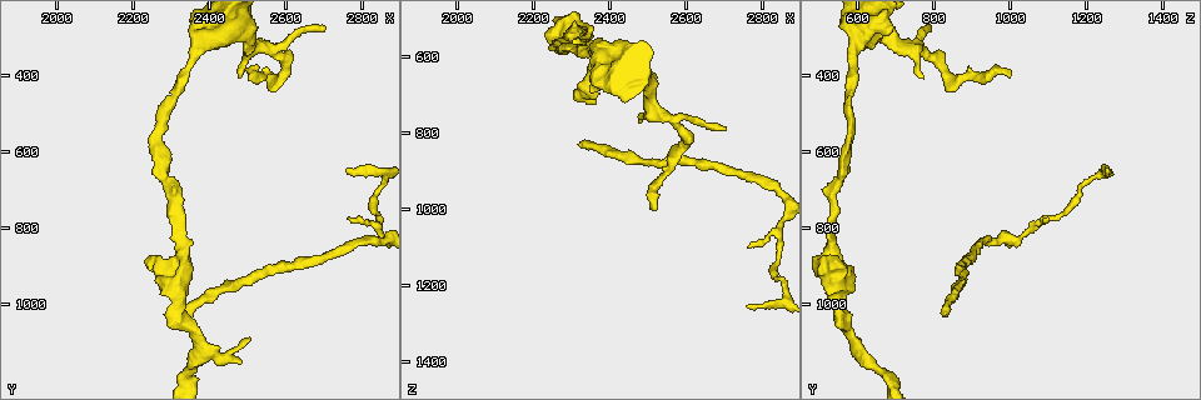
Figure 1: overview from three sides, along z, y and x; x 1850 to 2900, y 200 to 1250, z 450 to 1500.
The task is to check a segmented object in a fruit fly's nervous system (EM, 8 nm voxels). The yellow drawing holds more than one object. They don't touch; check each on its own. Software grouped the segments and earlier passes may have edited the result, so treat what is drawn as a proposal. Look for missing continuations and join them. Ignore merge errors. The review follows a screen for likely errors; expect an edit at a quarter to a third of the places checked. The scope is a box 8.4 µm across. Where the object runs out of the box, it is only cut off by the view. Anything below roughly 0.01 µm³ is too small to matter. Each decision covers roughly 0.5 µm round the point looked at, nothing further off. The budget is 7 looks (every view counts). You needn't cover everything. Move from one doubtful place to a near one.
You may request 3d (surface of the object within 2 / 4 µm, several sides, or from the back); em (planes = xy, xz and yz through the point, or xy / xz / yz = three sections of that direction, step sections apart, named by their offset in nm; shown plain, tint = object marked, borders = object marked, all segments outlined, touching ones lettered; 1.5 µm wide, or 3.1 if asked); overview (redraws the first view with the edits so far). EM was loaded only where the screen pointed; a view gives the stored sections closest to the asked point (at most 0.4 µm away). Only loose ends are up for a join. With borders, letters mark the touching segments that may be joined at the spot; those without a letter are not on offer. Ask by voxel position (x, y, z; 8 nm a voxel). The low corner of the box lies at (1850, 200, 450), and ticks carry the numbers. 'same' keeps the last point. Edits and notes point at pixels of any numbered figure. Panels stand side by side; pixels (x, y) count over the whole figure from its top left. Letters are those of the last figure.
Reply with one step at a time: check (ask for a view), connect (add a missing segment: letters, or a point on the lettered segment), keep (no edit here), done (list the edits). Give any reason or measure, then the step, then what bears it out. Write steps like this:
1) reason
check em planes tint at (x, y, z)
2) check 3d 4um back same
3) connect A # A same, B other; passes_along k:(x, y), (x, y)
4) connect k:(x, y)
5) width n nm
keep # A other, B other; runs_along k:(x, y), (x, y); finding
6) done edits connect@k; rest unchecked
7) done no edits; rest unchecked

long arm stops here
check em planes tint at (2760, 650, 1255)

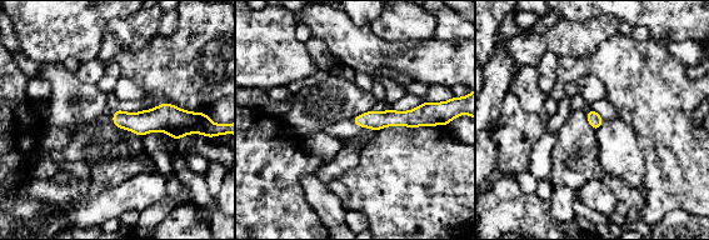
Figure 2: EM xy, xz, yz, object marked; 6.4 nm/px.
check em planes borders same

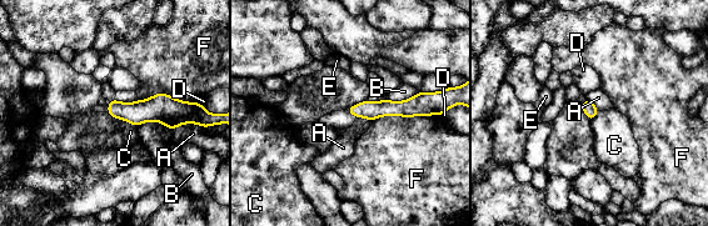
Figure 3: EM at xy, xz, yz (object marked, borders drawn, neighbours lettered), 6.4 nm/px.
width 90 nm
keep # A other, B other, C other, D other, E other, F other; border 3:(118, 117), (135, 126); no lettered segment goes on from it

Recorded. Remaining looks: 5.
thin end
check 3d 4um at (2700, 270, 785)

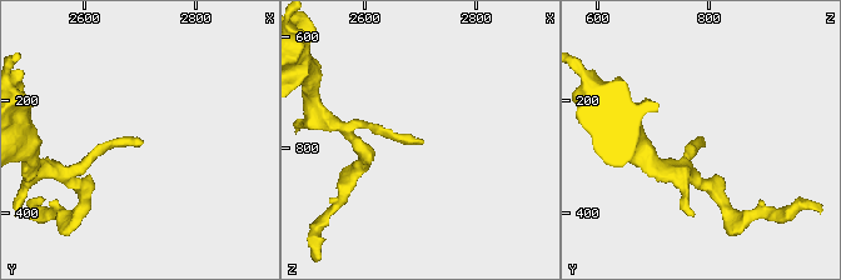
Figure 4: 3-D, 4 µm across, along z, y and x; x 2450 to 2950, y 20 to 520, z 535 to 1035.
check em planes borders at (2700, 275, 790)

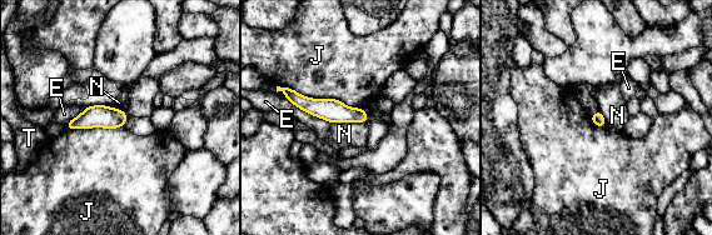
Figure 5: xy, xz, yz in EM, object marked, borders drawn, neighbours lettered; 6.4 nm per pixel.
keep # E other, J other, N other, T other; border 5:(366, 120), (334, 121), (332, 124); none of them fits

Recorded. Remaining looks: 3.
an open end
check em xz step 8 borders at (2245, 875, 530)

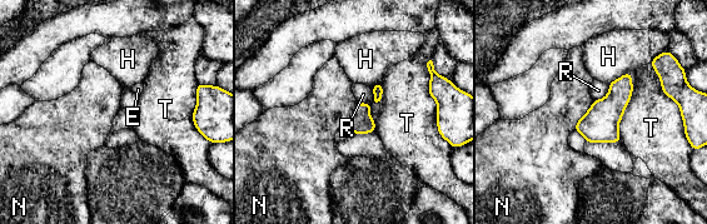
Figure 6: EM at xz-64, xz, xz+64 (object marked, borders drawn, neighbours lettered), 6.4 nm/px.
longest_contact T 360 nm
keep # E other, H other, N other, R other, T other; border 6:(595, 100), (573, 129); none of them fits

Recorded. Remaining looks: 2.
done no edits; rest unchecked

